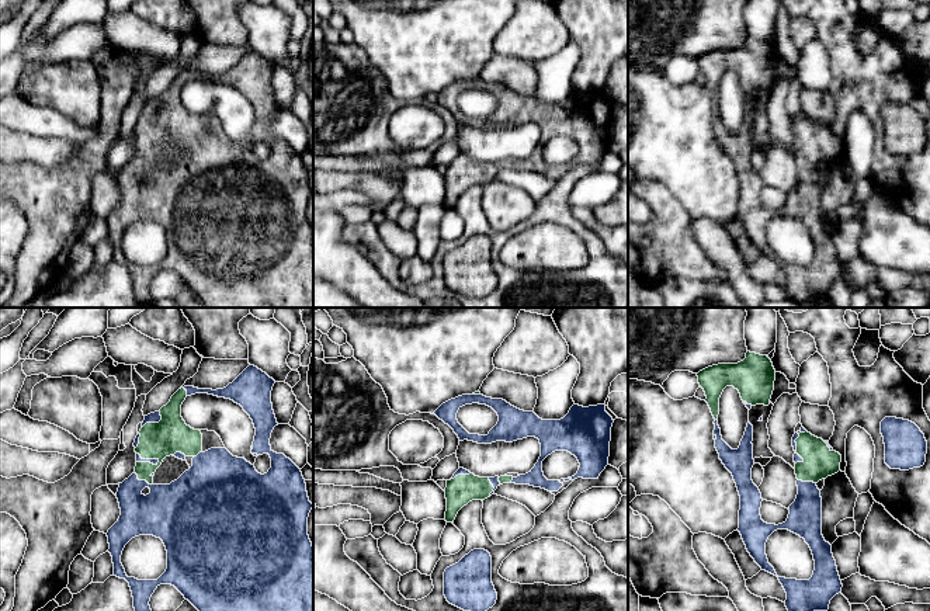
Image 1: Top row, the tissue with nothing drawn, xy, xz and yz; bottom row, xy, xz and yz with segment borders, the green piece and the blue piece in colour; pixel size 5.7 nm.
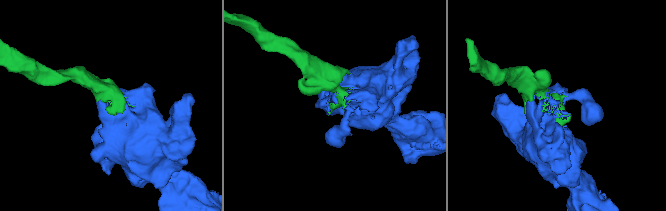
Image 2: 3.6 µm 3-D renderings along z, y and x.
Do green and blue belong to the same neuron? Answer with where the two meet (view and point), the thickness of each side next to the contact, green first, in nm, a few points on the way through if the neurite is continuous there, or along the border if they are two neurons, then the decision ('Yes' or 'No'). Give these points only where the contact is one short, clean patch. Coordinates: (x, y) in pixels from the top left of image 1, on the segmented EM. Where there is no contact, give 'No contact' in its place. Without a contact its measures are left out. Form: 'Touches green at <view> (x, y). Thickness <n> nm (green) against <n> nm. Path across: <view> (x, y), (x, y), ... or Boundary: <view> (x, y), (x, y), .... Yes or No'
Touches green at yz (797, 448). Thickness 190 nm (green) against 50 nm. Yes

